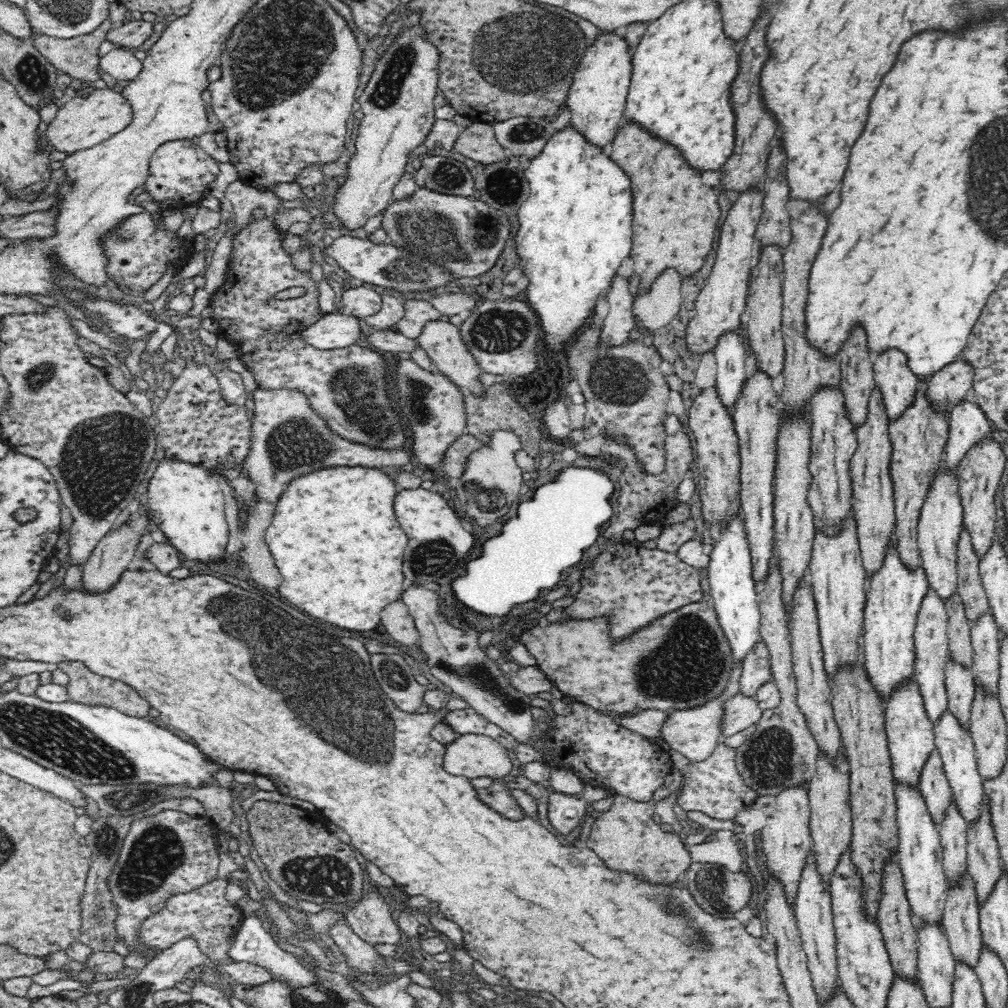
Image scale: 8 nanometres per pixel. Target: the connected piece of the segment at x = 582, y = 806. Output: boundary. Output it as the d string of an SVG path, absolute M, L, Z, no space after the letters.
M588 786L582 796L569 795L557 789L548 796L548 818L556 831L572 837L587 814L590 802L614 796L604 787Z

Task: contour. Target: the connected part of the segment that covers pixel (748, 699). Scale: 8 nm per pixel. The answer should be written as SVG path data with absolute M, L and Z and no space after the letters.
M742 692L726 702L726 735L730 736L745 729L752 730L758 723L762 708L757 696L748 696Z

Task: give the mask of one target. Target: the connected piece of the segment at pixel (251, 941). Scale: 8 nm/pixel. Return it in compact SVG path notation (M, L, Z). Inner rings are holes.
M252 915L244 918L236 928L237 940L226 950L229 962L251 962L265 968L272 979L286 984L292 991L304 990L307 986L318 983L316 973L309 968L298 956L282 951L272 939L267 925L261 915Z

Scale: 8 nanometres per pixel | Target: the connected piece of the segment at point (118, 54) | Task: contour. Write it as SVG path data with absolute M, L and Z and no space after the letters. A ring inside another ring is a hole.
M115 48L99 59L100 70L116 80L134 80L140 74L142 62L134 56L134 50Z

